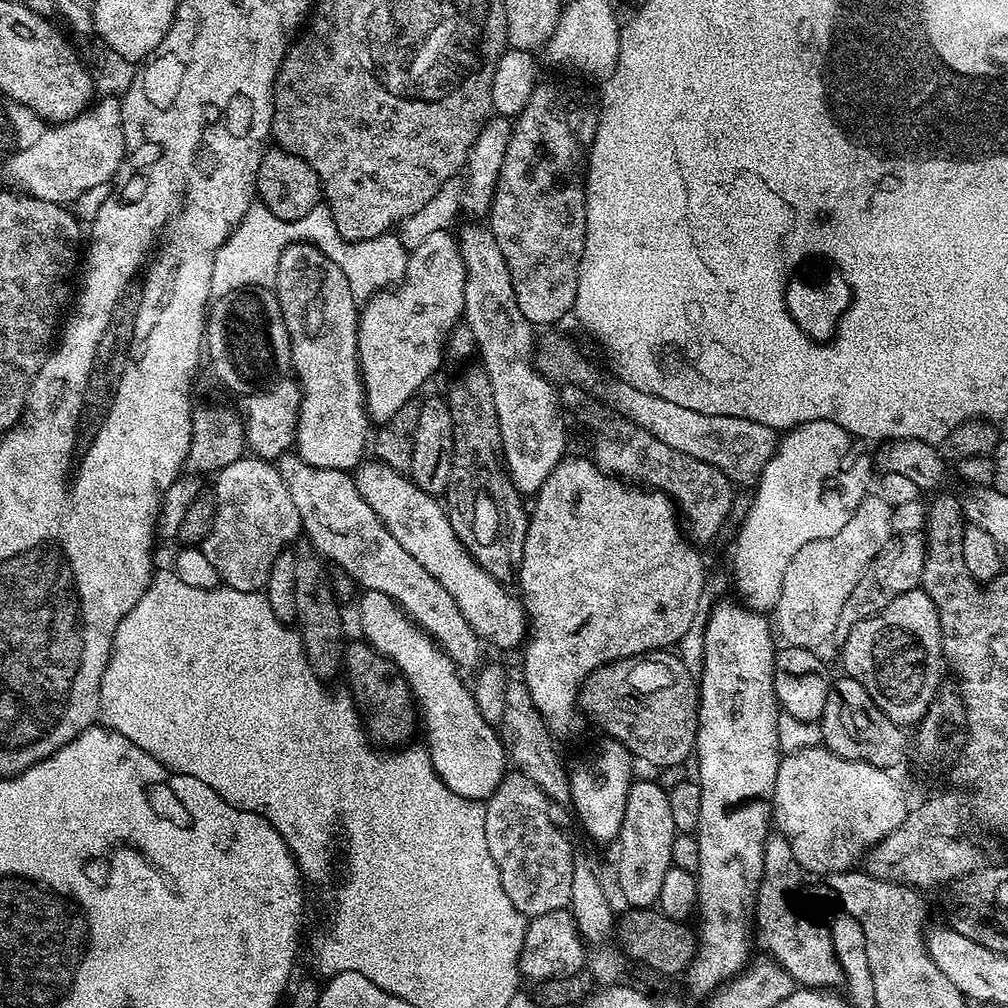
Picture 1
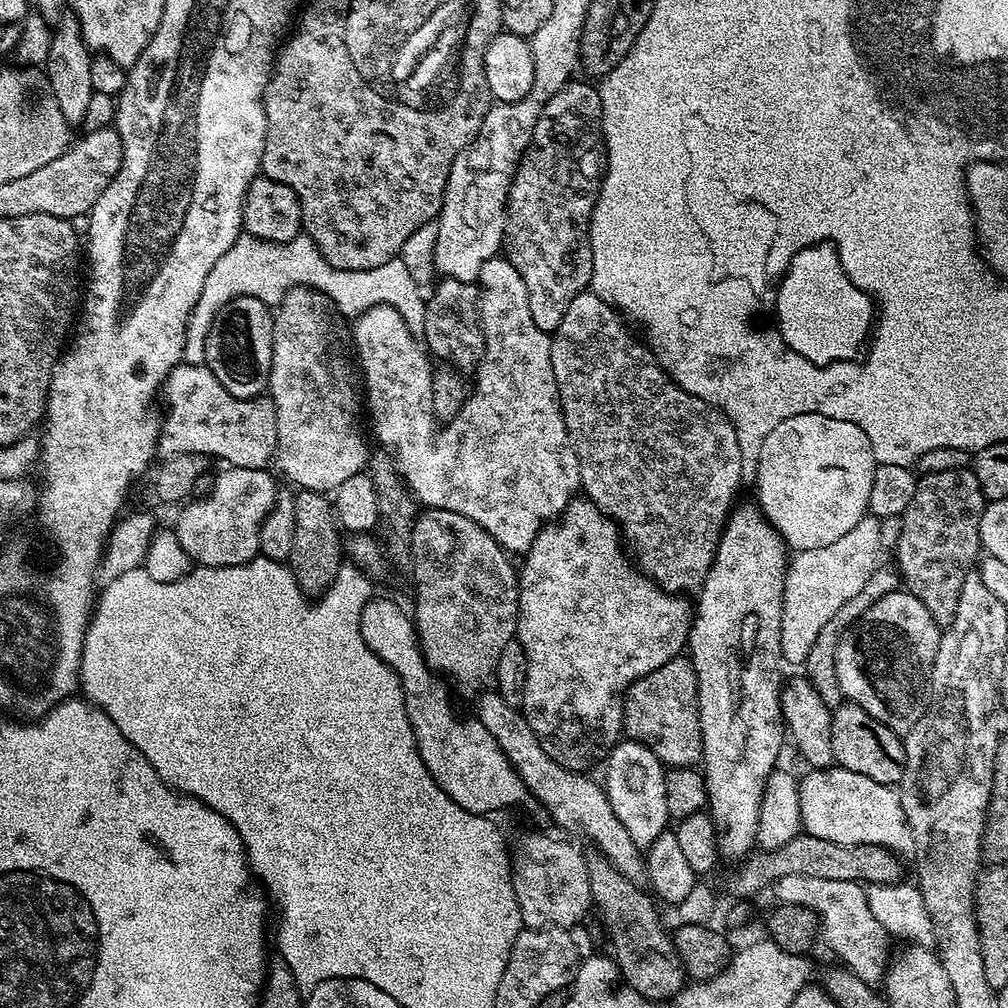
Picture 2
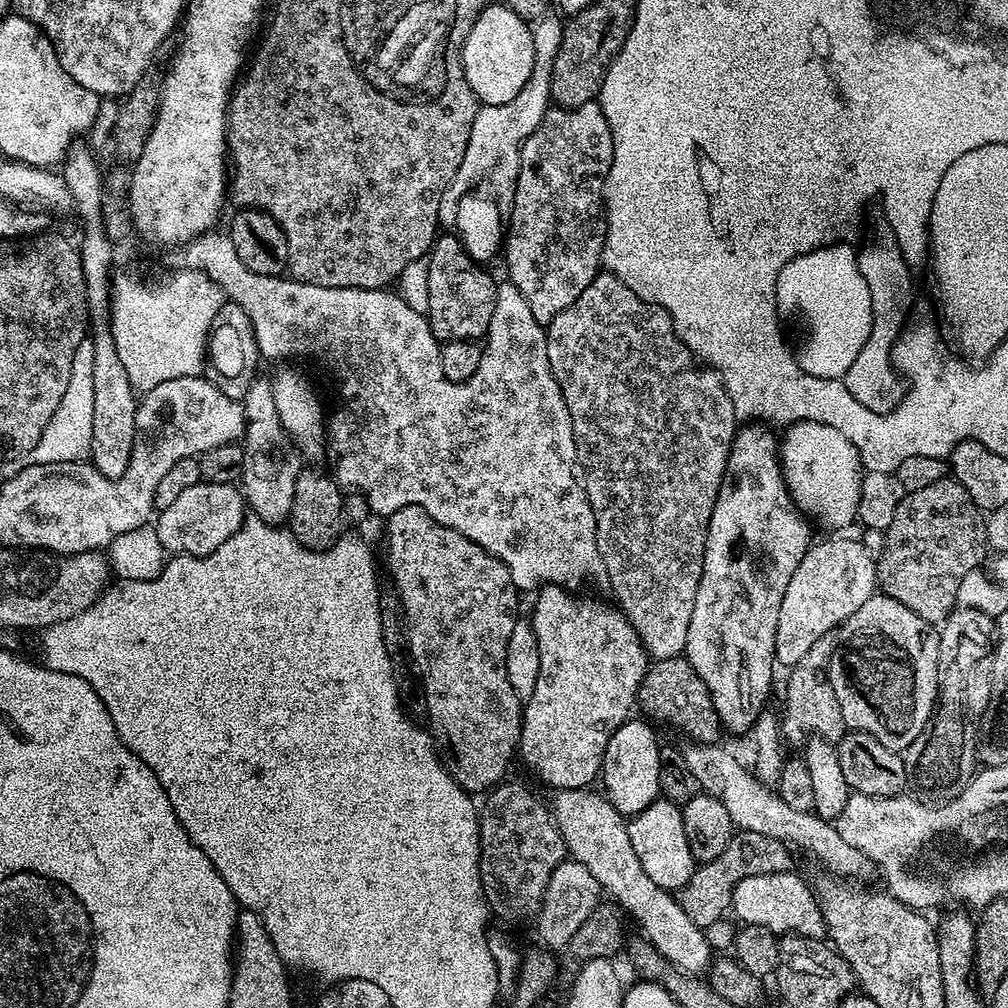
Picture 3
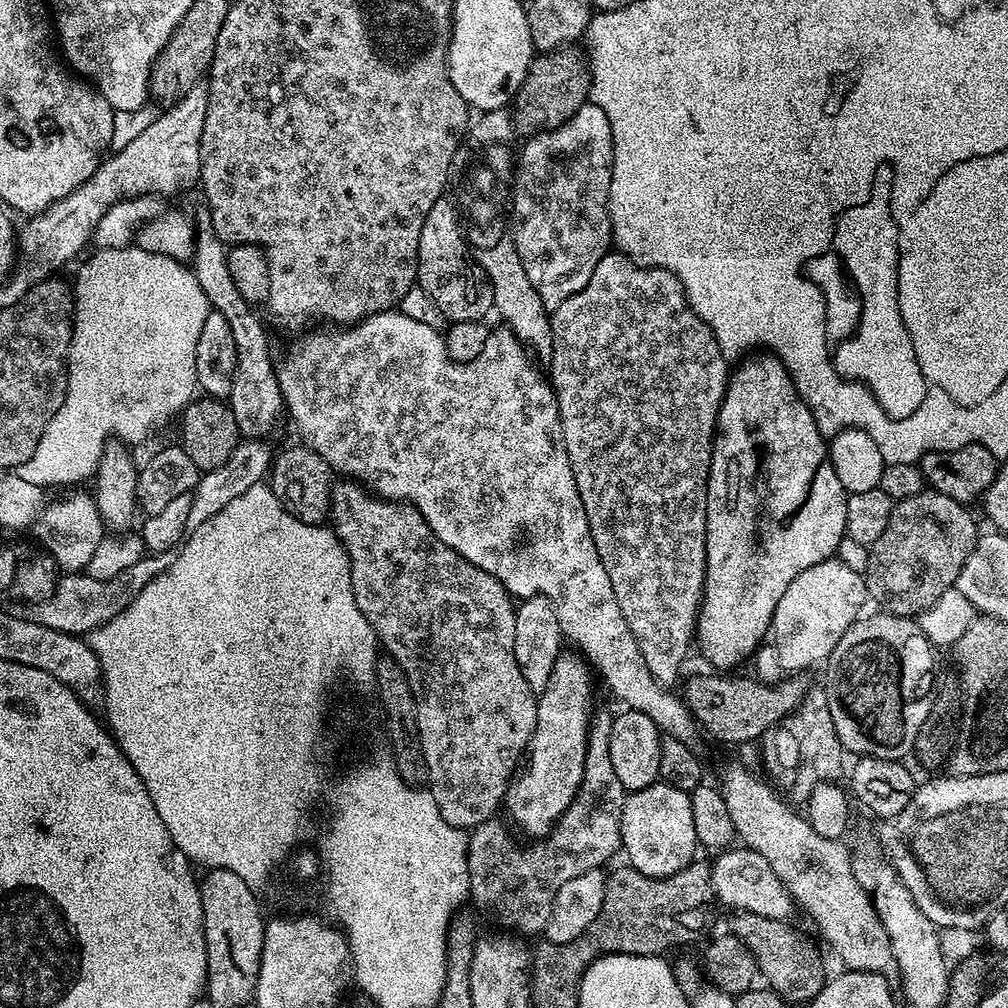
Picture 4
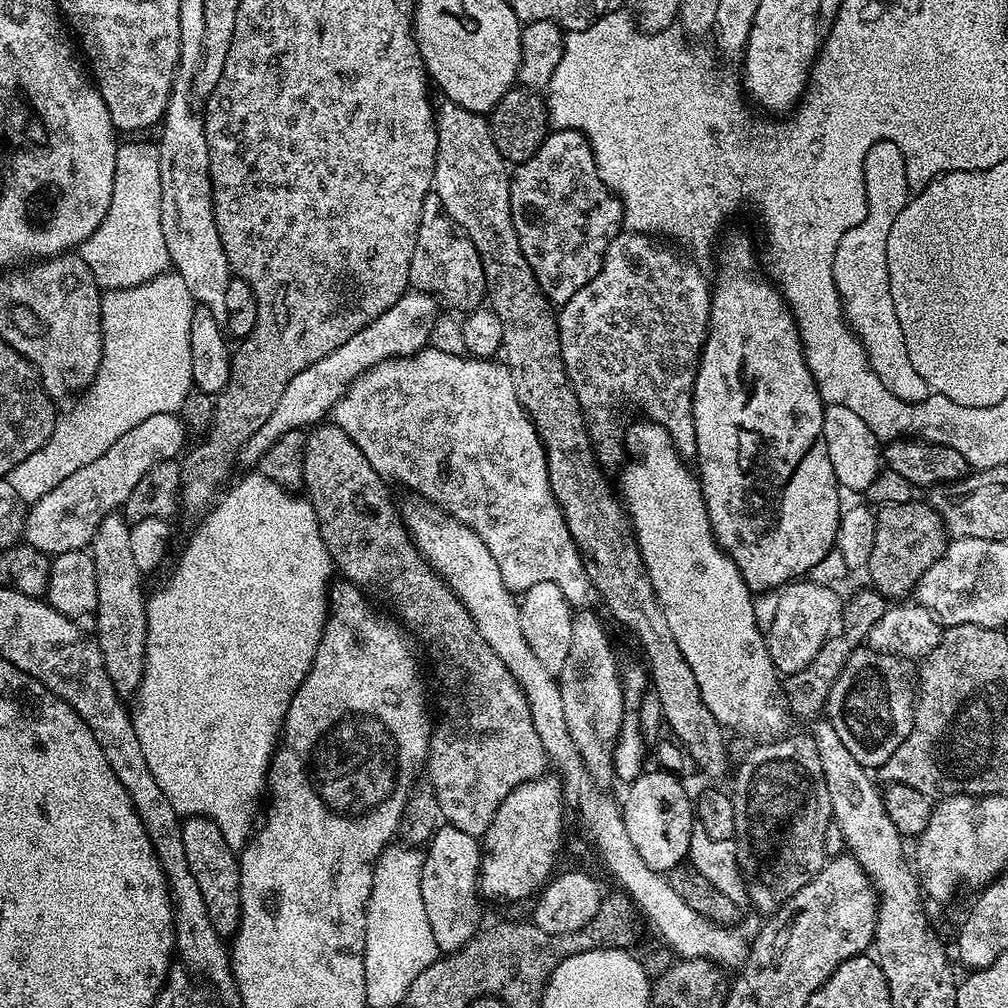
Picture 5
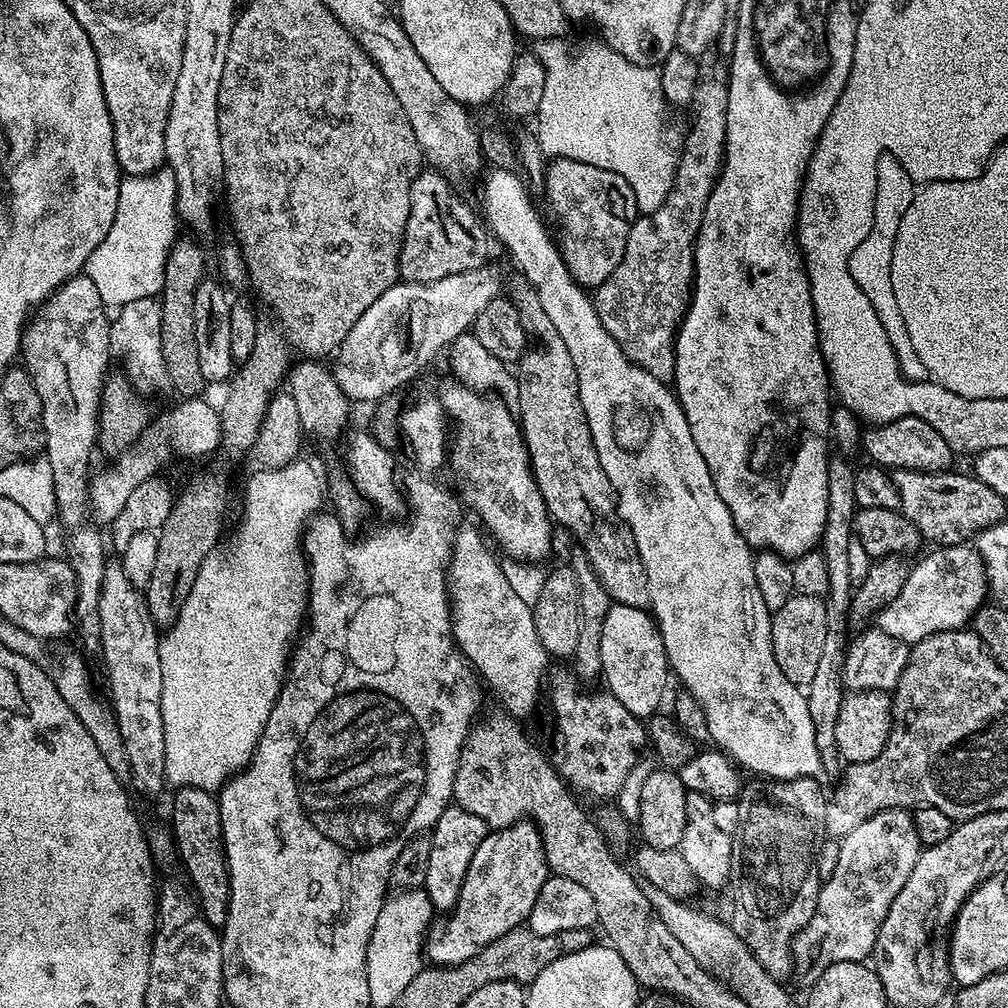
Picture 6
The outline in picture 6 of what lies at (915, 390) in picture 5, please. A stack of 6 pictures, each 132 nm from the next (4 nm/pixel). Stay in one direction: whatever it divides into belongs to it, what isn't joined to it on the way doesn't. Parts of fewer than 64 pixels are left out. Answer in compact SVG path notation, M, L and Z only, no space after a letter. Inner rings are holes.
M872 225L866 238L851 252L850 274L870 304L874 306L875 313L878 314L879 321L882 322L883 329L887 332L887 338L894 346L900 371L908 380L928 380L928 371L922 366L917 354L914 353L910 336L905 330L905 323L899 313L898 302L895 301L894 288L890 281L890 258L893 256L893 242L896 236L895 228L875 228Z

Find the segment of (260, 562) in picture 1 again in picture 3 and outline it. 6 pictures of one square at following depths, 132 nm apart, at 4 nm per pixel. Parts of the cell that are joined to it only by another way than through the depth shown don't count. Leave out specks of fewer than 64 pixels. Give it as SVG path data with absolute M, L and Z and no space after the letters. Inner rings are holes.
M201 482L186 489L171 506L159 509L154 527L158 534L158 542L162 542L165 553L204 557L218 550L218 546L226 542L226 538L233 536L244 525L245 519L244 494L235 483Z

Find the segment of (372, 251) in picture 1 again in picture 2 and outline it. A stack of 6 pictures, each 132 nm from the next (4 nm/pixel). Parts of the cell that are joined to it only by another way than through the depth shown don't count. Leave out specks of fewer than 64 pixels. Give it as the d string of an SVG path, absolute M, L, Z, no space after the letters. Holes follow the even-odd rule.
M241 234L234 246L230 246L230 250L226 250L226 254L222 254L222 258L214 262L214 270L210 270L206 286L202 286L202 294L188 319L183 363L204 364L208 331L218 310L222 310L226 302L239 296L249 296L258 298L263 304L278 306L288 289L297 286L317 288L324 292L335 304L341 317L355 318L374 306L385 304L402 314L407 328L417 338L423 337L425 332L427 303L424 298L420 298L421 285L416 284L414 278L410 278L406 262L397 258L382 262L382 266L374 266L374 270L338 270L330 266L326 258L322 258L316 244L306 234L295 236L285 244L270 244L259 236Z

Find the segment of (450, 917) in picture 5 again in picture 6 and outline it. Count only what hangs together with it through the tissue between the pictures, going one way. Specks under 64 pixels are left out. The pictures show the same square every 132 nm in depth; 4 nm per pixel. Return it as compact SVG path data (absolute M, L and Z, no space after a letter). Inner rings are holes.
M449 806L438 818L436 827L431 829L432 845L430 846L430 863L426 866L426 882L423 891L430 898L433 909L451 910L462 890L462 882L466 878L466 870L470 866L470 858L474 858L474 850L489 834L489 827L478 814L470 814L470 810L462 810Z

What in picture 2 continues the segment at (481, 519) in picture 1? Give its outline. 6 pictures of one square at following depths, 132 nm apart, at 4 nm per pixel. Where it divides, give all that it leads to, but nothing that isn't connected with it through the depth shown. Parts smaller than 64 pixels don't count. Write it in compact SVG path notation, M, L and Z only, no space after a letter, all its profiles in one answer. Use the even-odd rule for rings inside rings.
M447 278L441 279L439 282L440 285L437 283L431 289L431 291L433 290L432 300L430 298L427 301L423 343L437 361L451 364L452 367L465 374L475 373L484 357L480 289L476 284L467 284Z

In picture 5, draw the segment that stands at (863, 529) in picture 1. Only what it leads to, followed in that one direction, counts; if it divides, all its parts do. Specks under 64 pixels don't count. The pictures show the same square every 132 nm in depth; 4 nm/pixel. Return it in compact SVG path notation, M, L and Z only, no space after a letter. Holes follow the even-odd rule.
M804 578L799 582L789 583L779 593L774 626L766 633L770 658L777 673L795 674L810 666L810 662L814 662L814 658L832 635L833 627L840 622L842 596L840 600L836 591L835 587L818 586L811 579Z

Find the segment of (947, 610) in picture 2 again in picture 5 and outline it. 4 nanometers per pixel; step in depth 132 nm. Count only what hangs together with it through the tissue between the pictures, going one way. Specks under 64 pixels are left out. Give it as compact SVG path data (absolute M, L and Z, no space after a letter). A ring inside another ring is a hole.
M913 502L903 504L902 506L890 506L889 508L881 508L876 512L877 534L874 537L874 550L870 553L869 562L866 567L866 575L868 574L871 587L880 592L886 598L892 596L900 596L896 598L904 598L904 596L913 591L919 580L923 578L928 570L943 556L943 552L947 550L950 543L950 537L944 528L942 518L932 509L931 504L927 502Z

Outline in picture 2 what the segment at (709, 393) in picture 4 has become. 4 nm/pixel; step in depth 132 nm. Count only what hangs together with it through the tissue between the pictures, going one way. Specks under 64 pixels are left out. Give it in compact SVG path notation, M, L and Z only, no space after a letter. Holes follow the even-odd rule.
M585 290L582 294L578 294L578 298L574 298L574 302L570 302L570 310L566 310L566 318L562 318L555 332L551 333L550 362L554 366L554 378L560 395L560 408L564 411L568 437L572 449L576 451L576 456L580 460L580 486L583 495L592 500L594 506L598 506L602 515L609 516L618 525L631 555L632 552L636 555L634 564L639 571L665 592L684 594L687 593L687 588L699 589L714 562L720 535L724 533L724 523L728 520L728 513L732 511L734 501L737 499L736 491L740 488L740 479L744 476L746 462L740 456L738 434L726 418L726 414L702 402L702 398L694 398L694 394L686 394L686 390L682 390L682 386L678 386L666 374L666 370L657 362L656 355L652 353L647 343L639 335L636 337L628 327L630 327L629 321L617 309L595 296L592 291Z

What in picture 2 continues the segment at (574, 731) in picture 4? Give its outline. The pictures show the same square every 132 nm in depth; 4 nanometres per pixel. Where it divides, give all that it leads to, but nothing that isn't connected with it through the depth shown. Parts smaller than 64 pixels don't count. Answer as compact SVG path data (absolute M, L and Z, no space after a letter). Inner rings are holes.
M573 498L565 506L558 517L558 522L545 523L544 527L534 538L530 550L523 557L524 565L518 568L520 581L520 601L518 602L518 618L516 619L515 640L522 646L526 654L526 686L524 687L524 703L522 711L526 722L530 722L530 730L534 730L534 738L554 758L558 766L570 769L571 772L584 772L591 764L598 765L611 752L613 745L621 739L624 731L624 694L628 687L638 678L658 670L666 662L685 651L688 642L688 631L692 629L694 608L691 603L684 601L680 594L669 594L659 588L653 580L649 580L643 572L637 570L631 563L624 561L626 548L622 543L622 533L609 516L604 516L594 506L594 502L587 498Z

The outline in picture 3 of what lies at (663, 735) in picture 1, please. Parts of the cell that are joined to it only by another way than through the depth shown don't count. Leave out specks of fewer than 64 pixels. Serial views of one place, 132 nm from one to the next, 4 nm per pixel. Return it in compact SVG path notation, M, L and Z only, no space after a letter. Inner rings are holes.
M683 655L655 661L649 667L644 681L640 684L638 704L641 709L644 707L645 717L653 721L669 720L674 727L681 728L688 735L687 739L691 743L715 744L721 739L722 725L714 710L710 690L706 690L706 682L698 678L698 670L694 670L694 666L690 666L690 662Z

